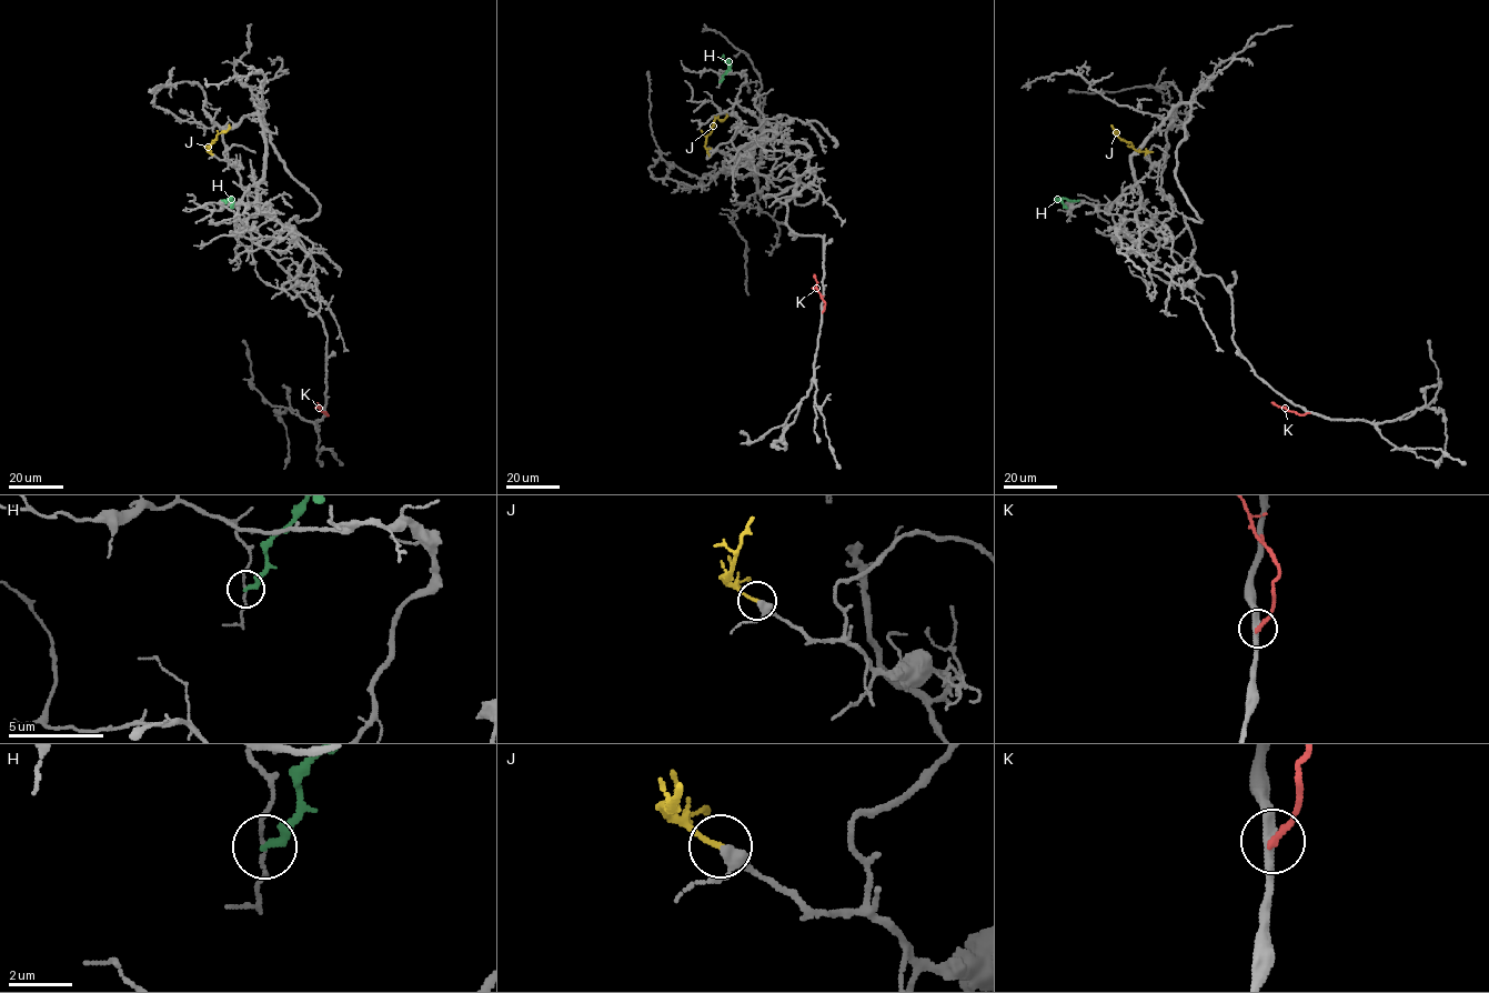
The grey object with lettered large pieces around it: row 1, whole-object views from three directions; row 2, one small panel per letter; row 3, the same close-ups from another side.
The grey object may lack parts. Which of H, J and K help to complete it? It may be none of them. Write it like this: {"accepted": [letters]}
{"accepted": ["J"]}

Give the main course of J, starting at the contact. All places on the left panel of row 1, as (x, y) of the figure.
J: (212, 154), (208, 151), (212, 142), (229, 124)

